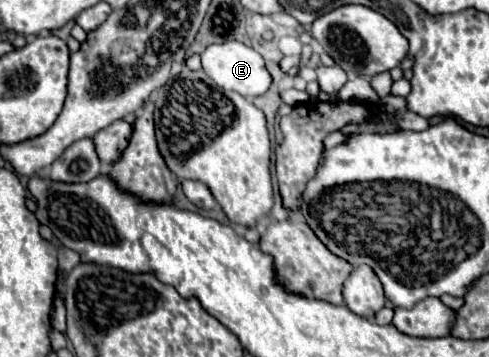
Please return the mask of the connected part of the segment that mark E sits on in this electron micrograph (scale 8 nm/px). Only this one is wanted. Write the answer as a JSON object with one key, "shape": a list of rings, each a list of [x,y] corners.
{"shape":[[[227,41],[221,45],[209,45],[203,53],[201,53],[201,61],[203,61],[203,71],[221,87],[221,89],[229,89],[229,91],[237,91],[243,97],[257,97],[263,95],[269,87],[271,87],[271,75],[265,69],[263,57],[253,51],[251,47],[239,43],[239,41]]]}

